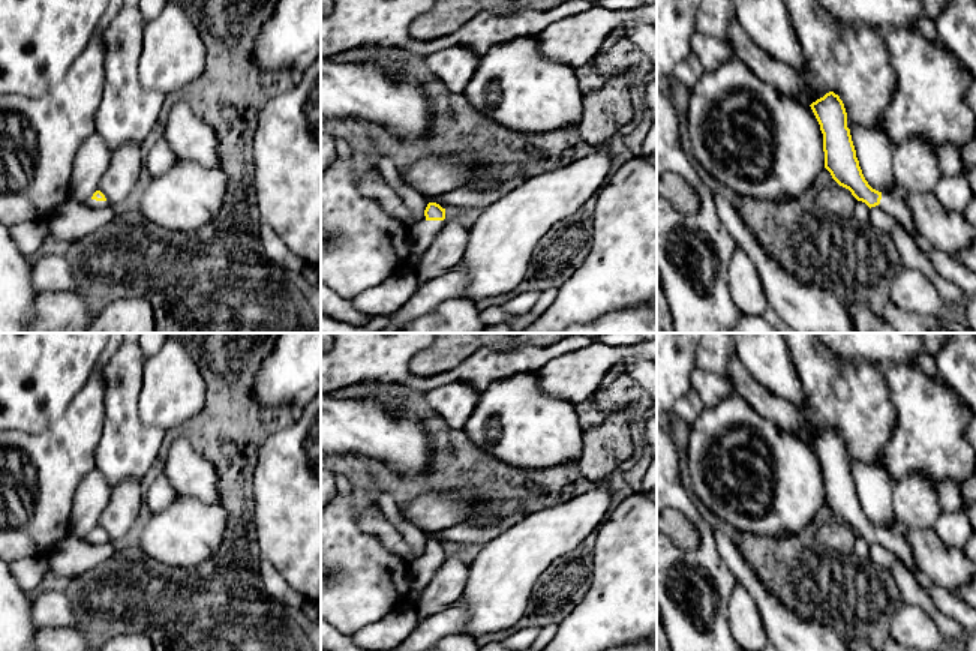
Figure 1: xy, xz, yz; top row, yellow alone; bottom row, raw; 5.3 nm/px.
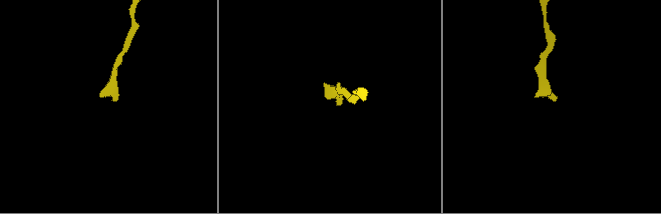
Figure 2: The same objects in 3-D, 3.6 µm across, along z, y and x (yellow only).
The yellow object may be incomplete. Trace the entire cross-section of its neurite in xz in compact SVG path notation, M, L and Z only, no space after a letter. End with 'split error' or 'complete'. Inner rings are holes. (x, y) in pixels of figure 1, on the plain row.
M429 538L424 546L426 555L409 562L409 596L408 604L414 604L417 597L426 590L436 570L442 564L445 544L436 538Z; split error

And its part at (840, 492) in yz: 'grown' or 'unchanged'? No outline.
grown

